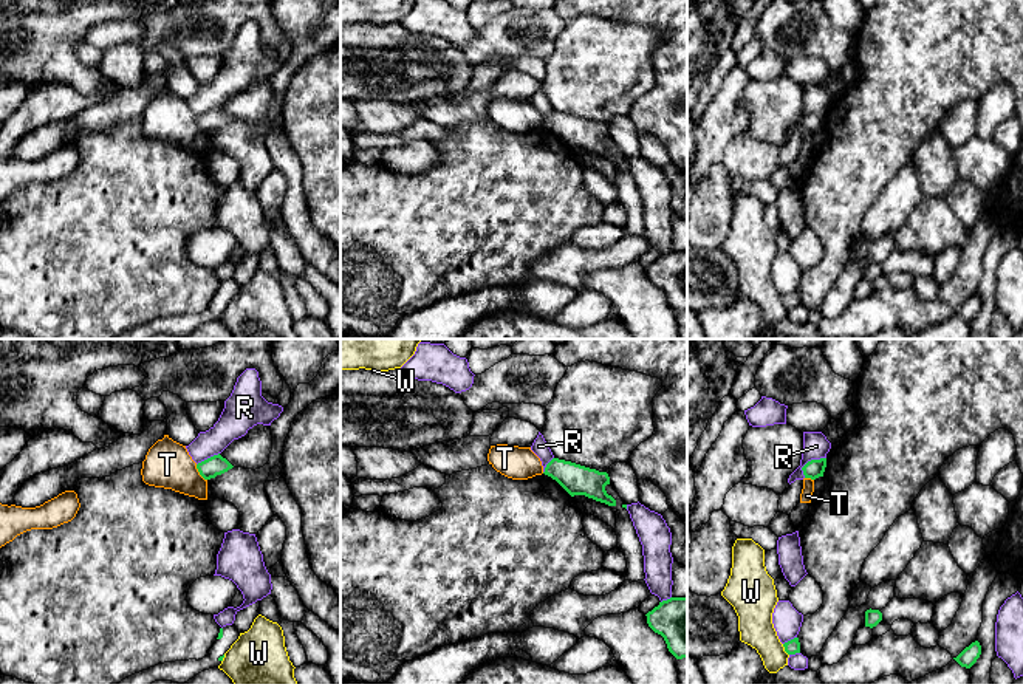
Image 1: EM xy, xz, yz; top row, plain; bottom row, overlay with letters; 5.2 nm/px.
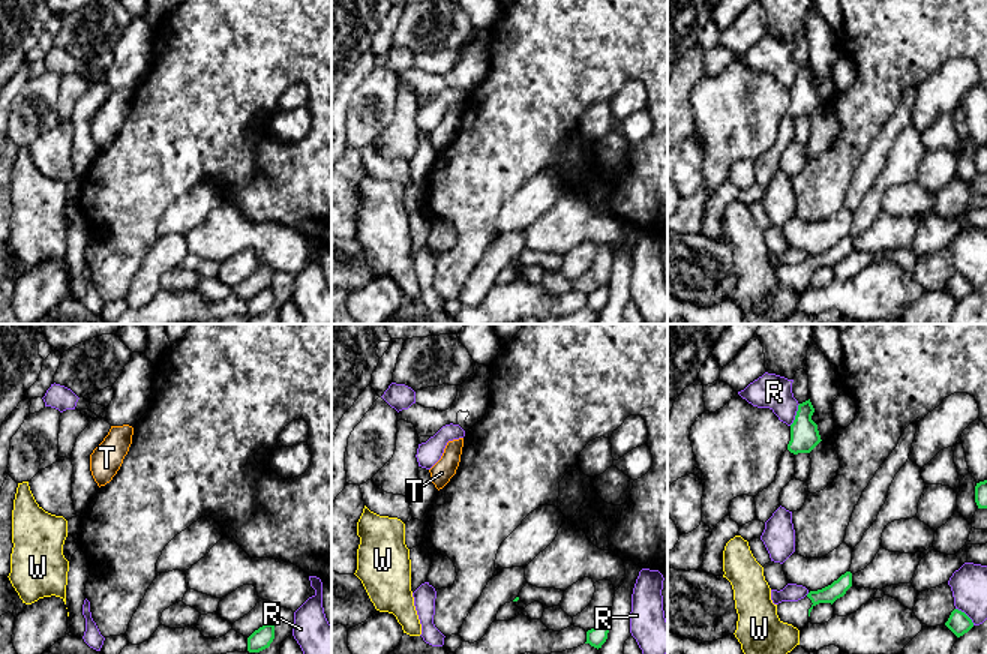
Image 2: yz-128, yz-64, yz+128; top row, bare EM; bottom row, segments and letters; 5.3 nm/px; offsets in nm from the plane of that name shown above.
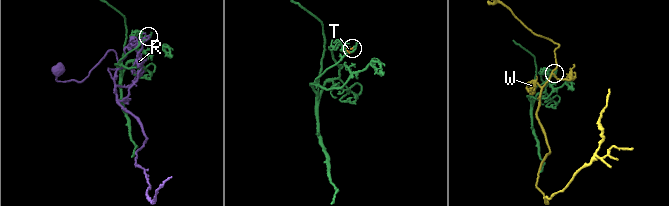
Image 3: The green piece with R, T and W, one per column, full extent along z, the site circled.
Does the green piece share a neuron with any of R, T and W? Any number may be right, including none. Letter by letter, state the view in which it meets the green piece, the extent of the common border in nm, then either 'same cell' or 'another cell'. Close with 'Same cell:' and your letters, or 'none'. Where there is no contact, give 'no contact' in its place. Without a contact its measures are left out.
R: yz | 160 nm | another cell
T: xy | 110 nm | another cell
W: yz | 70 nm | another cell
Same cell: none

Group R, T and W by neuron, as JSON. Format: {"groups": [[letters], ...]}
{"groups": [["R"], ["T"], ["W"]]}

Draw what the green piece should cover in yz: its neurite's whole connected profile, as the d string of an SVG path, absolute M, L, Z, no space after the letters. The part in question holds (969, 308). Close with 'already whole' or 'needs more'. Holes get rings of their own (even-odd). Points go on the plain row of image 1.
M978 294L966 300L956 311L953 311L961 320L970 322L981 308L981 299Z; already whole

